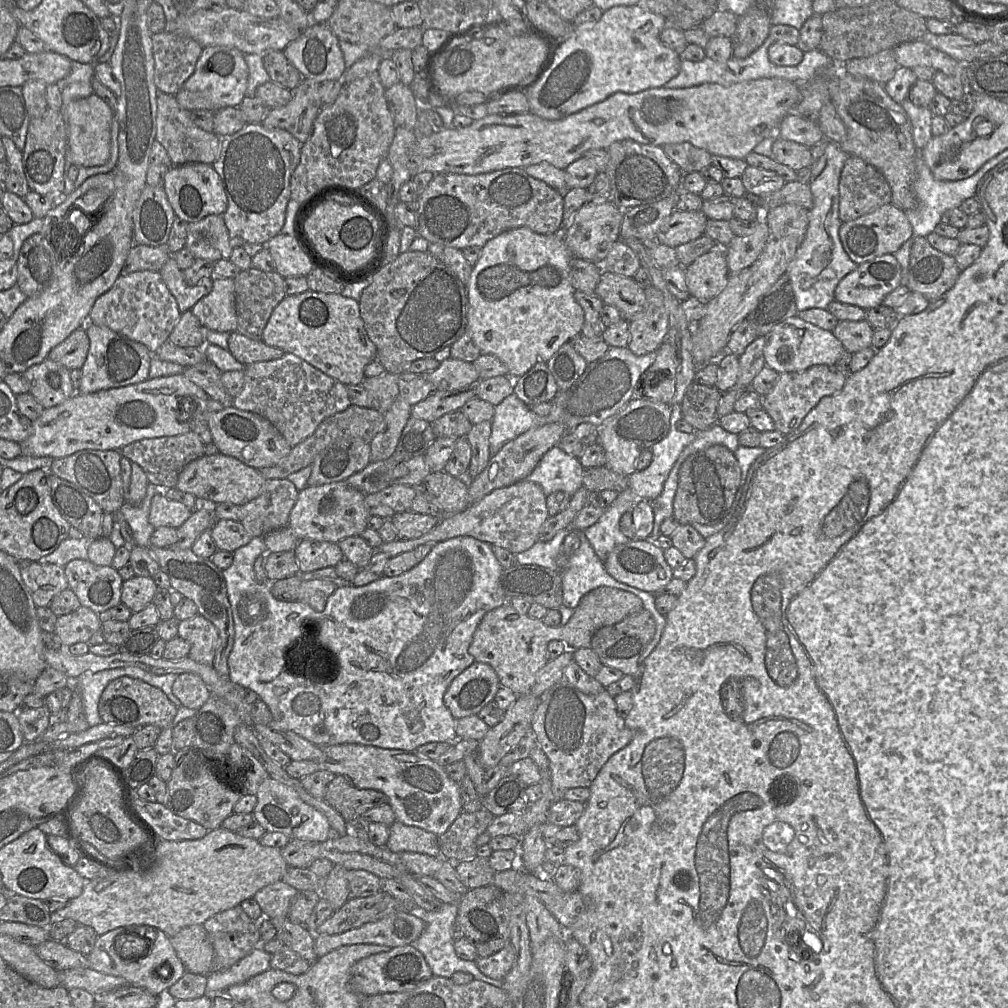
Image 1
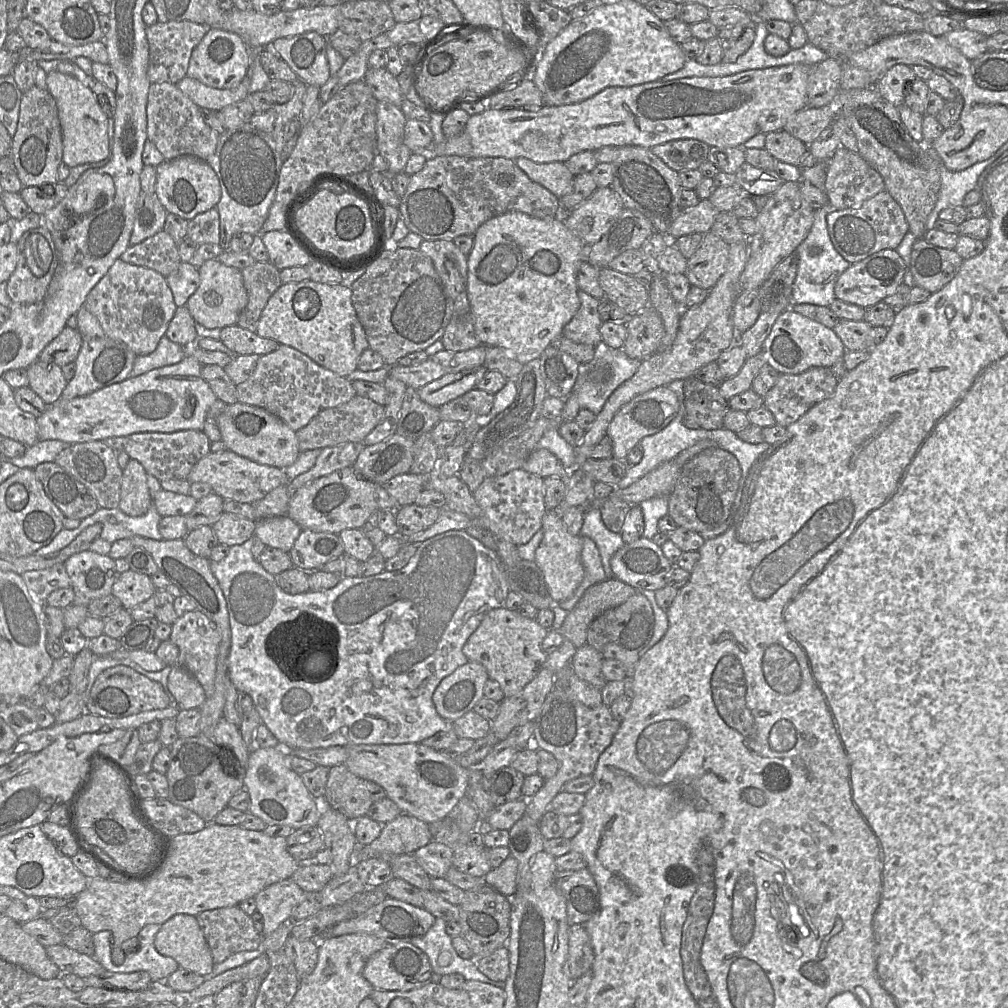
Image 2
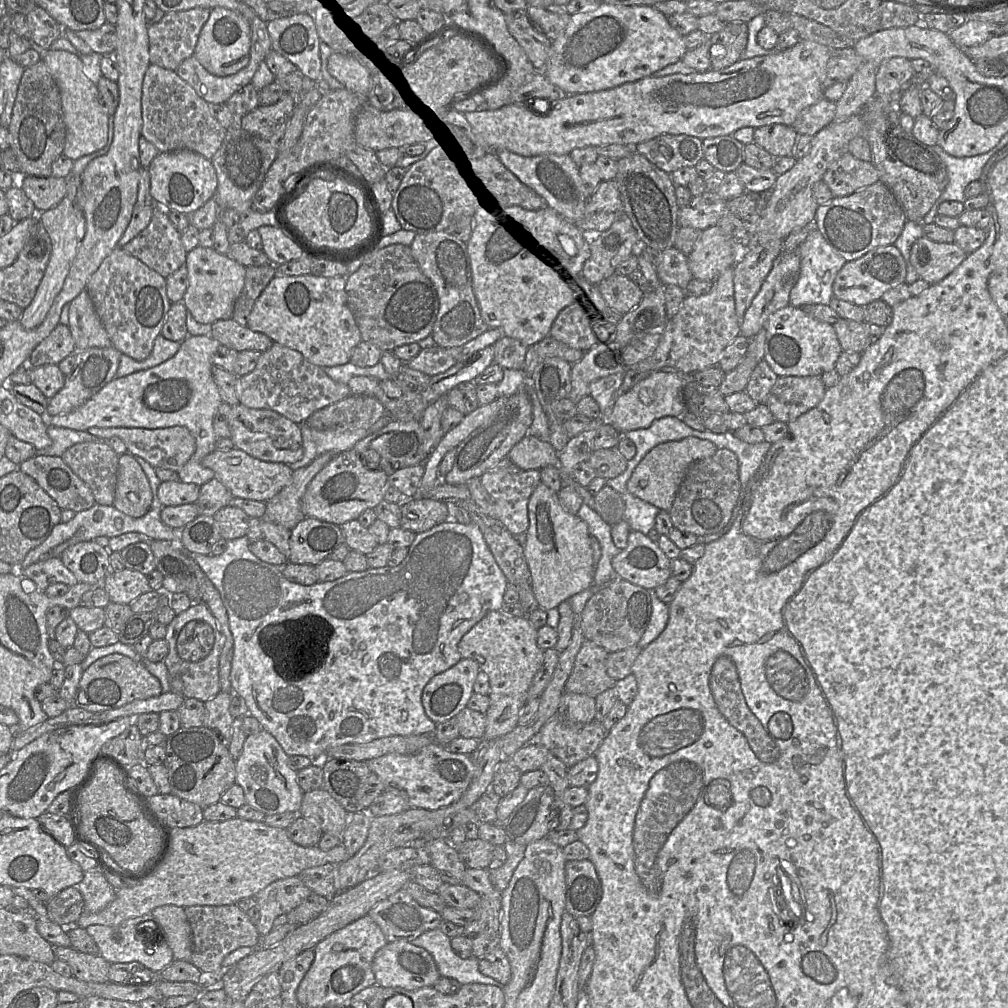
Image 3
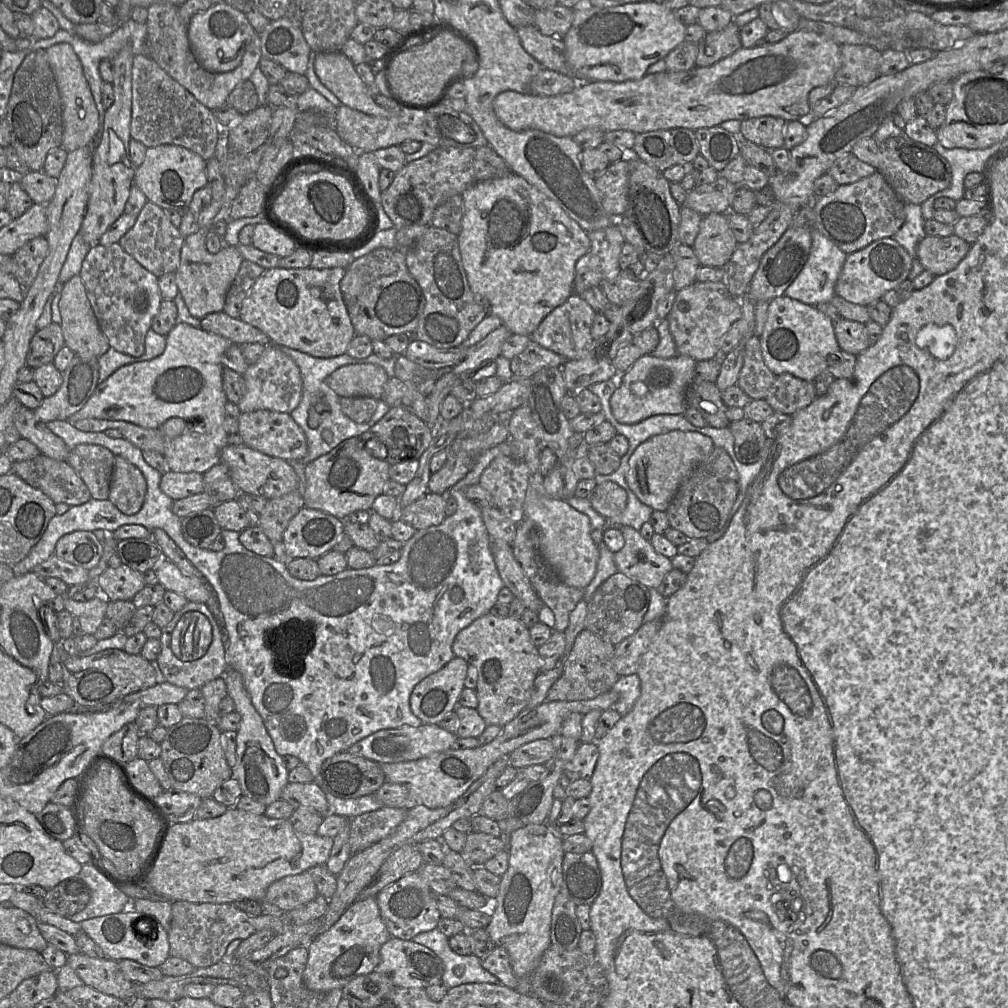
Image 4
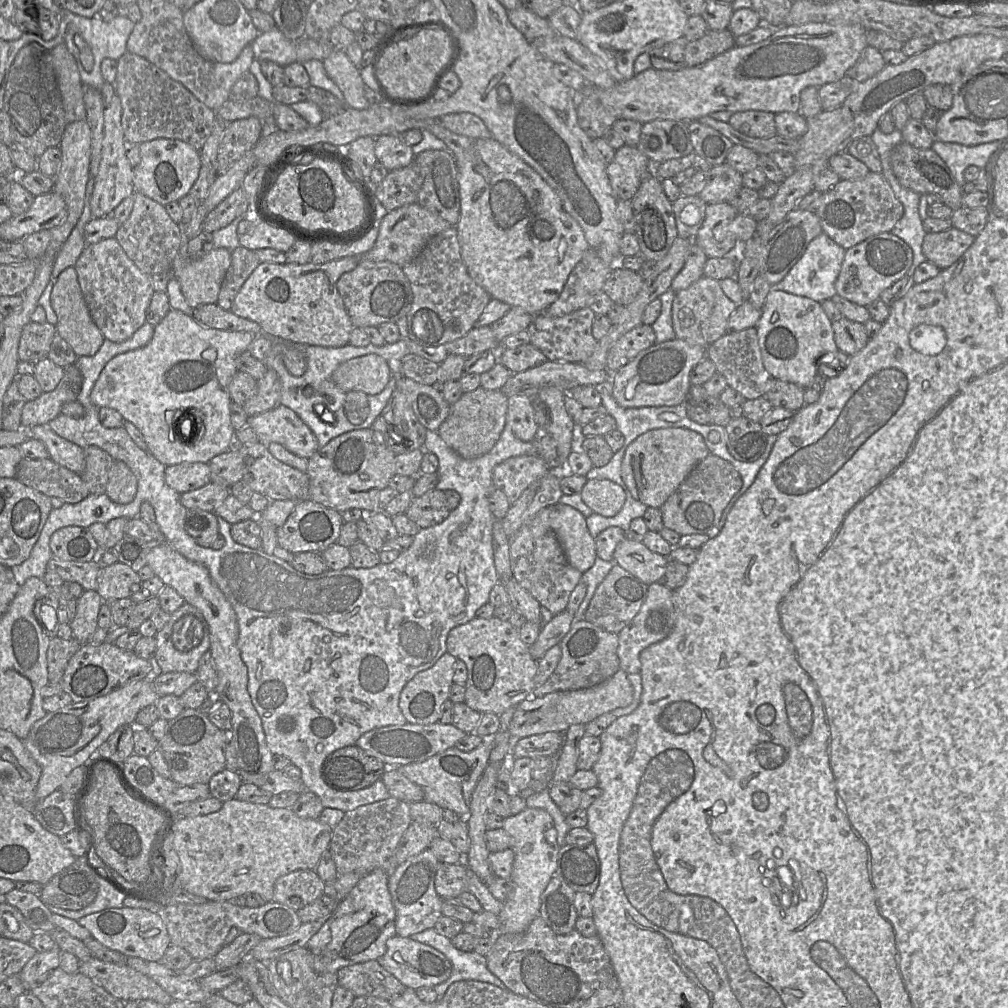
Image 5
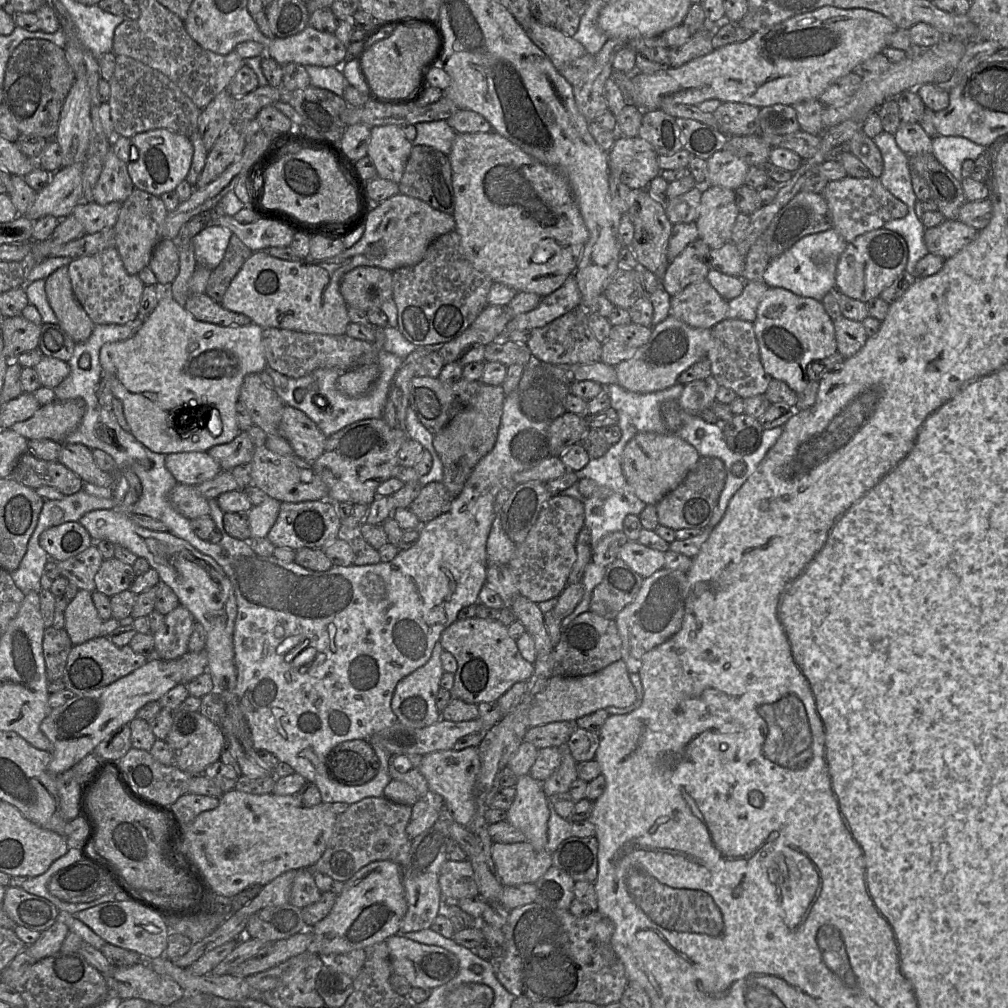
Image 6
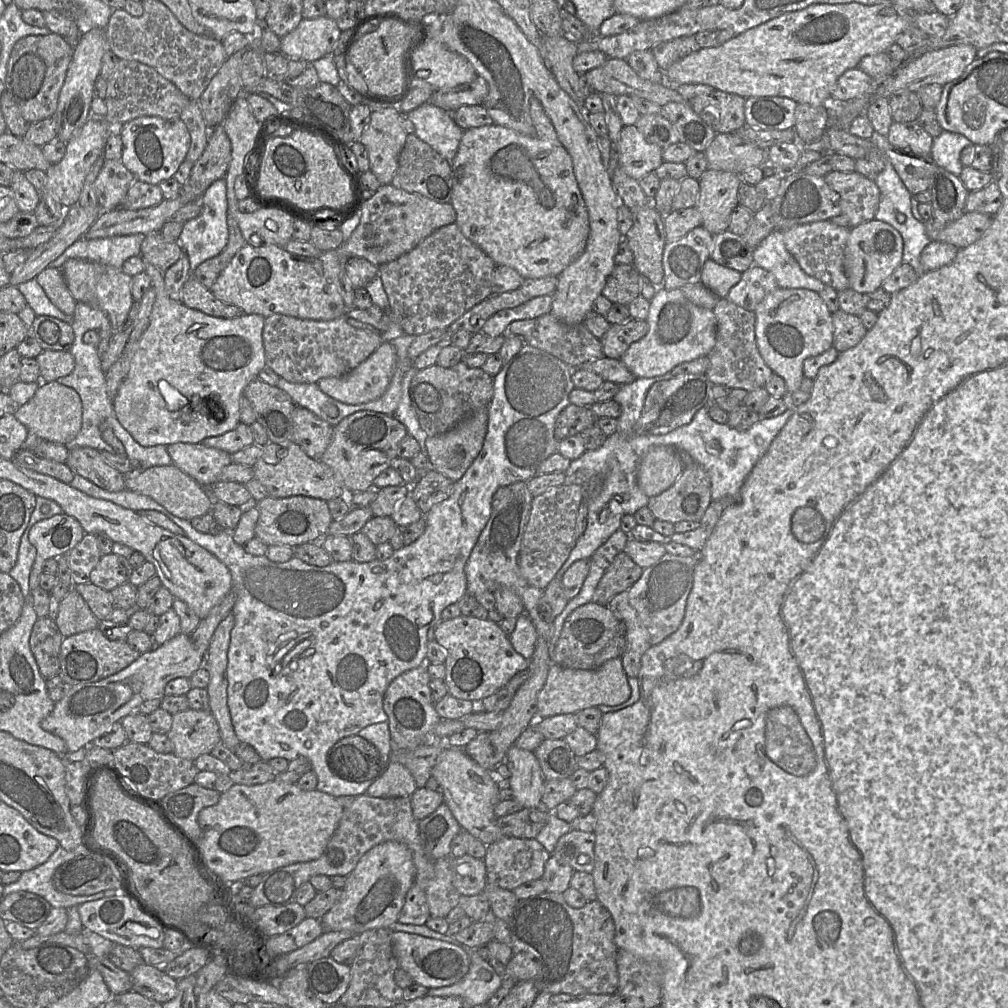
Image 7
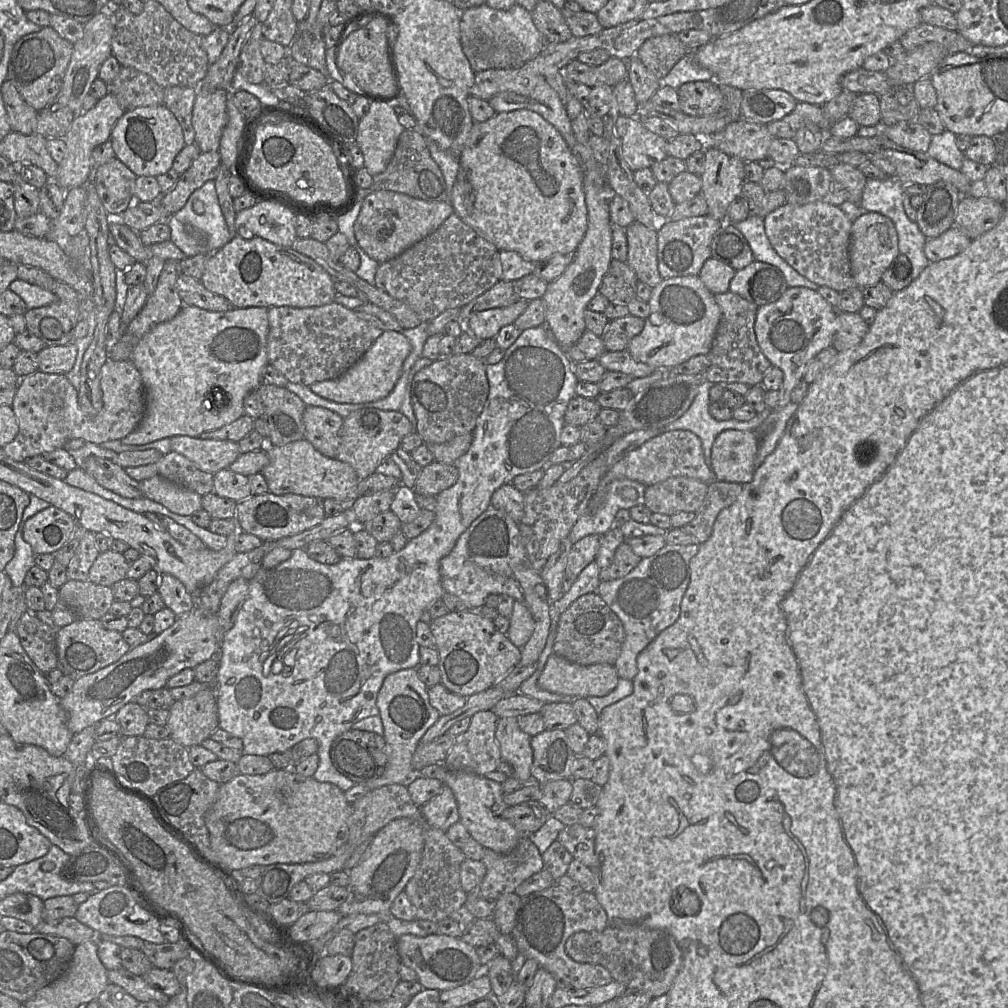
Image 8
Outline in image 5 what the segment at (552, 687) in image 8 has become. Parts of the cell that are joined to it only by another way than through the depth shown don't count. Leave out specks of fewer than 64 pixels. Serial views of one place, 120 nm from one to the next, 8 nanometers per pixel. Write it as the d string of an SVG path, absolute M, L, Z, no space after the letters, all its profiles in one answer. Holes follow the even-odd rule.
M619 669L613 676L590 688L556 691L543 697L531 697L522 701L515 710L509 732L513 740L543 734L546 732L565 733L574 724L586 724L594 718L628 706L633 700L633 686L627 673Z

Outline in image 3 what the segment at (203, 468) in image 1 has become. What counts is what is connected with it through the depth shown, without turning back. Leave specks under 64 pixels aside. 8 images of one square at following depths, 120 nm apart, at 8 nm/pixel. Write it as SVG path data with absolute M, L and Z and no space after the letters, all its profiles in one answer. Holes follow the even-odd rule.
M237 448L215 449L203 458L202 465L214 472L215 478L231 492L234 498L261 502L266 502L278 494L289 484L293 474L293 470L287 464L259 460Z

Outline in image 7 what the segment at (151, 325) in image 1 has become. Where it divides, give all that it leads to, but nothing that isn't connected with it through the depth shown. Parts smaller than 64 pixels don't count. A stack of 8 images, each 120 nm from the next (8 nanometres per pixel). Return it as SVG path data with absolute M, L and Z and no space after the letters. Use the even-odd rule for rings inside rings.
M76 258L67 260L60 270L76 302L106 313L113 334L115 331L119 331L126 322L134 303L131 291L132 276L109 265Z

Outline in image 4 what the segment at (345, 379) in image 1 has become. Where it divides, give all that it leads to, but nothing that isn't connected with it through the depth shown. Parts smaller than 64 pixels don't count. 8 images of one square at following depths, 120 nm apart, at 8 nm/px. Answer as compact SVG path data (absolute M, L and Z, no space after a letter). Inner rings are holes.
M344 268L267 269L244 299L240 320L264 332L273 345L286 346L318 358L343 355L356 335L340 290L340 282L345 274Z

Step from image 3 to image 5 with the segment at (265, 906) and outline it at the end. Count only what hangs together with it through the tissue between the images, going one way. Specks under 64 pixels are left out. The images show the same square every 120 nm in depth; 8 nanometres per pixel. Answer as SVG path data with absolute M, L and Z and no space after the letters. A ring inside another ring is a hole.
M296 870L276 880L273 901L298 911L323 894L324 881L315 870Z

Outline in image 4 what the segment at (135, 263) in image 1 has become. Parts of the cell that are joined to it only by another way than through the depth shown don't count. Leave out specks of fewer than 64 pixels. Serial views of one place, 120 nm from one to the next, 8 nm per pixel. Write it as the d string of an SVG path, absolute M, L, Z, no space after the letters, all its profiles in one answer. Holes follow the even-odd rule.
M148 201L137 216L134 226L120 239L119 245L142 267L160 278L178 269L183 242L184 237L179 228L171 223L164 210Z

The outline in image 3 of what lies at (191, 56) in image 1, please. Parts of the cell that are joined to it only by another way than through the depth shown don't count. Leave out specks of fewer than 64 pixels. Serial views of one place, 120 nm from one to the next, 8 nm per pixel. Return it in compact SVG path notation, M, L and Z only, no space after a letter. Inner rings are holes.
M192 8L190 10L165 13L161 20L147 27L149 65L175 71L188 57L193 56L194 48L203 25L209 17L210 10Z

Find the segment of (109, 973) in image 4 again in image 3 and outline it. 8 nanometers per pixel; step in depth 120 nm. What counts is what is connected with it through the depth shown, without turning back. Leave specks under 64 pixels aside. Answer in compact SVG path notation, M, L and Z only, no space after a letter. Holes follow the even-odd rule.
M54 947L55 958L66 962L71 970L72 977L78 980L95 983L109 981L108 973L111 964L100 954L82 953L74 948Z

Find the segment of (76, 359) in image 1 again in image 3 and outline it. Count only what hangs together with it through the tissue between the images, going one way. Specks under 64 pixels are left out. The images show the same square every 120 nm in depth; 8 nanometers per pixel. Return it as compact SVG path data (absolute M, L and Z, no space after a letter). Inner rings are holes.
M58 324L32 351L27 361L30 368L43 365L58 365L64 358L74 354L75 342L68 326Z

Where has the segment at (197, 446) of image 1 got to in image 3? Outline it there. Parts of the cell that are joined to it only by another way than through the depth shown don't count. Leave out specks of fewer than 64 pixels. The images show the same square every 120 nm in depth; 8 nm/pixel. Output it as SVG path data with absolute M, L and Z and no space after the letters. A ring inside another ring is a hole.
M184 426L166 428L127 428L127 427L91 427L87 430L91 435L103 440L112 437L120 438L127 446L127 452L134 457L146 460L153 468L169 469L179 472L193 455L196 443L194 437Z

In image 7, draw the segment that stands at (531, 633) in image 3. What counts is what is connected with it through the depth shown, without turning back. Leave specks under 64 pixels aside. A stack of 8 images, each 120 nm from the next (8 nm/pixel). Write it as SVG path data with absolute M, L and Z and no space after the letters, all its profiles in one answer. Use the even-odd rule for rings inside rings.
M458 616L441 621L434 629L435 640L445 648L445 683L452 696L471 701L481 701L505 687L518 672L530 665L513 647L499 624L470 616Z

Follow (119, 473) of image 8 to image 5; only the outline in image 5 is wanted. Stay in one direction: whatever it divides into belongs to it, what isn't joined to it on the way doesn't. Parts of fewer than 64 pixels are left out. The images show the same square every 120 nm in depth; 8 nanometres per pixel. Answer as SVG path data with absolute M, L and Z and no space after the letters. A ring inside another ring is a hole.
M47 424L36 425L25 428L30 431L32 438L40 440L44 443L49 453L49 457L57 464L77 473L81 474L85 468L85 457L83 448L57 435Z

